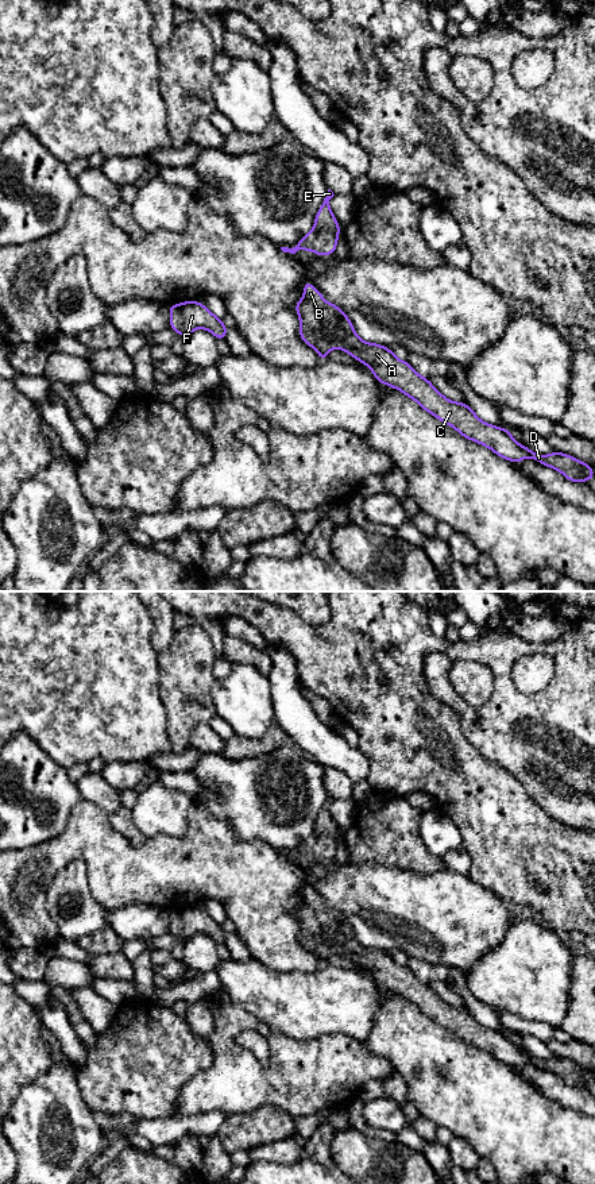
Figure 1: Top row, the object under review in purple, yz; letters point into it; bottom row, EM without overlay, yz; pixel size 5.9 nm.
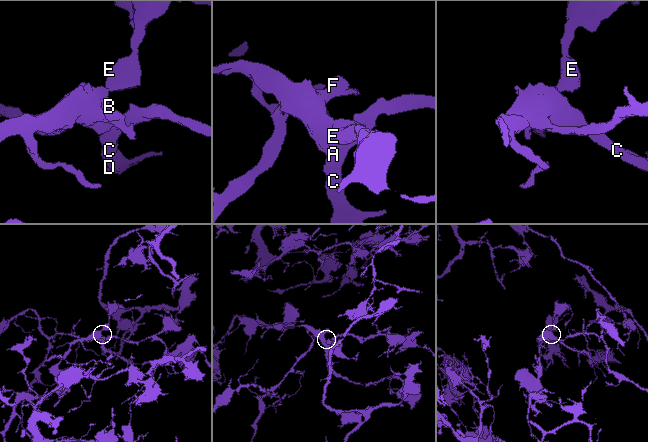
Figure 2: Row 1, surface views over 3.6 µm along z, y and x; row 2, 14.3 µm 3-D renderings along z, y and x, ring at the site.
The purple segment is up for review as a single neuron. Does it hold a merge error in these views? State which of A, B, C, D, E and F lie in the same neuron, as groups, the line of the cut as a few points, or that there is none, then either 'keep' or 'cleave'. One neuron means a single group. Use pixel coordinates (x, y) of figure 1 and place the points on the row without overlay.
A B C D E F | no cut | keep

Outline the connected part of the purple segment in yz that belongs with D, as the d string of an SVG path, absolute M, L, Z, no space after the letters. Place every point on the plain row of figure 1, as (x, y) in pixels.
M309 886L304 887L304 902L294 914L300 921L300 941L305 949L317 956L320 965L327 965L329 954L341 953L368 971L379 988L401 995L424 1015L451 1030L465 1044L490 1053L499 1062L515 1068L533 1062L560 1076L571 1087L595 1083L590 1069L568 1058L556 1056L538 1060L521 1050L507 1033L484 1027L467 1008L444 1002L428 983L421 981L410 968L399 965L390 953L363 946L348 921L337 910L325 906Z

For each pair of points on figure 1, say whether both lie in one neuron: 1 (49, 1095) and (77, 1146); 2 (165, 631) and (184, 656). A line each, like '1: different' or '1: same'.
1: same
2: different

